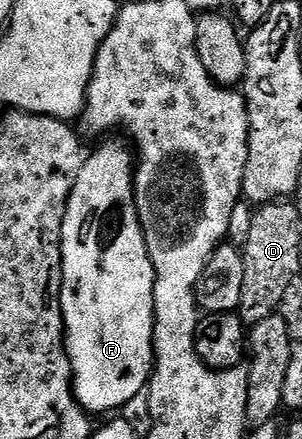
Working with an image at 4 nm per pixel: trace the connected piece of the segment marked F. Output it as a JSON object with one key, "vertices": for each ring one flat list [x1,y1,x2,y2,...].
{"vertices":[[105,143,98,149,94,155,86,154,84,156,81,168,79,169,79,177,75,177,75,189,69,198,67,205,67,213,63,217,63,233,61,234,61,312,65,318,65,348,69,351,69,360,73,366,73,390,77,393,77,400,86,412,93,411,117,411,120,412,127,405,127,401,131,401,131,397,135,397,139,392,146,390,147,384,153,374,155,366,155,356,153,354,153,266,151,265,151,257,147,253,147,245,143,237,143,229,139,221,139,213,137,212,137,198,133,192,133,177,135,174,135,155,128,146,124,147,121,143]]}

